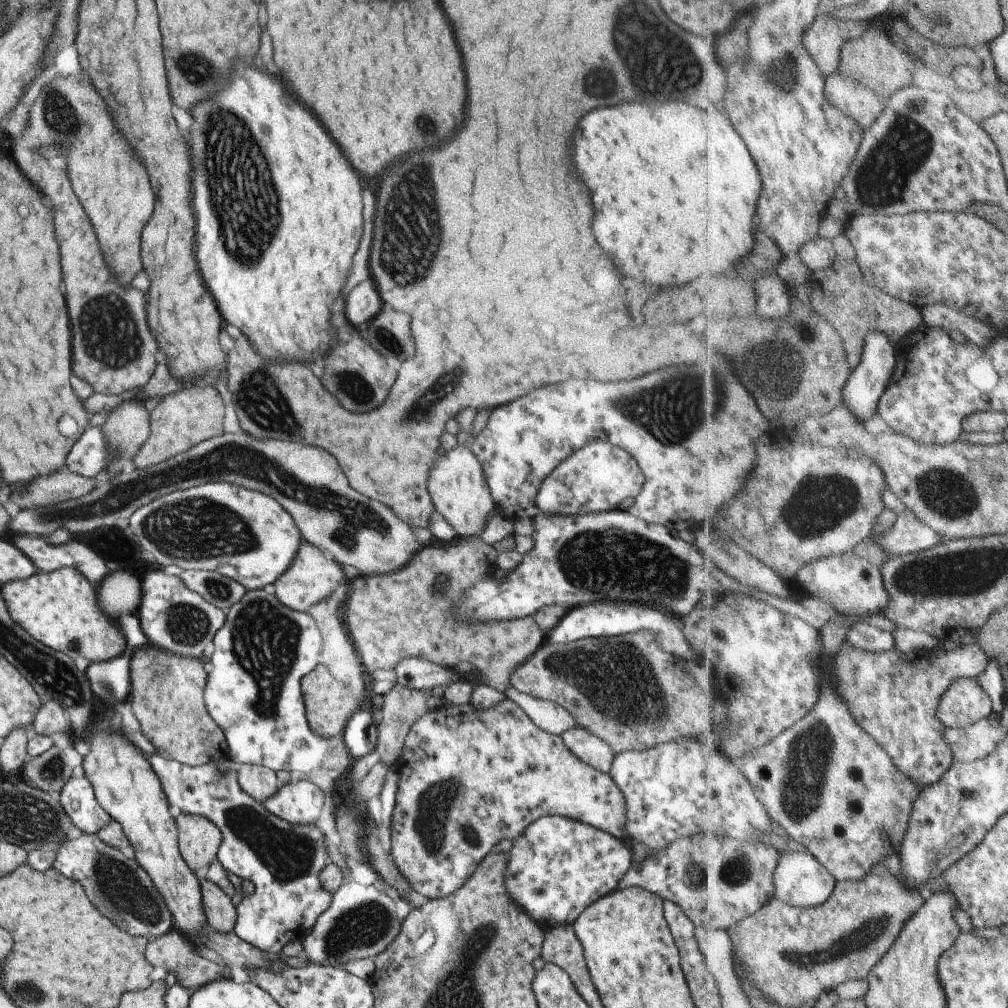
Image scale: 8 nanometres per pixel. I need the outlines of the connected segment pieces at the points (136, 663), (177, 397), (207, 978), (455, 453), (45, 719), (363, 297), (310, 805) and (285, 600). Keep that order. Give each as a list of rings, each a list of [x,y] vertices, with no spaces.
[[[148,644],[142,650],[136,650],[136,656],[132,658],[132,710],[138,718],[142,732],[152,742],[156,751],[167,758],[178,761],[186,766],[199,767],[220,758],[229,756],[229,744],[225,734],[212,720],[206,708],[204,689],[208,682],[208,674],[204,670],[203,659],[188,658],[156,648]]]
[[[192,383],[182,386],[176,392],[168,394],[161,400],[150,414],[150,434],[142,444],[138,454],[132,460],[136,469],[152,468],[156,464],[166,462],[188,452],[190,448],[206,442],[210,438],[223,433],[222,419],[224,418],[224,402],[215,387],[206,383]]]
[[[172,928],[166,934],[162,934],[153,940],[150,940],[146,945],[145,950],[146,960],[155,968],[156,966],[164,968],[167,972],[172,972],[176,976],[178,984],[190,988],[193,992],[196,988],[204,986],[204,984],[210,984],[210,982],[216,982],[216,980],[224,980],[229,978],[231,971],[226,964],[219,965],[216,962],[203,958],[199,955],[197,945],[184,936],[181,930]]]
[[[457,444],[452,450],[446,450],[446,454],[439,456],[432,464],[428,474],[428,492],[435,510],[454,528],[456,536],[464,540],[480,537],[490,520],[489,514],[497,508],[488,483],[484,480],[480,461],[472,454],[469,446],[462,444]]]
[[[56,700],[42,701],[40,708],[36,710],[32,731],[42,736],[52,736],[56,732],[67,730],[69,720],[66,710]]]
[[[372,280],[360,282],[344,298],[345,316],[354,326],[367,325],[381,311],[383,305]]]
[[[296,777],[286,786],[280,786],[278,792],[268,796],[262,804],[290,824],[317,824],[324,804],[324,791],[310,779]]]
[[[302,540],[300,548],[296,552],[296,558],[288,566],[288,570],[284,574],[280,574],[273,584],[276,587],[275,595],[284,606],[294,611],[308,613],[312,606],[330,598],[344,578],[343,567],[340,564],[318,547]]]

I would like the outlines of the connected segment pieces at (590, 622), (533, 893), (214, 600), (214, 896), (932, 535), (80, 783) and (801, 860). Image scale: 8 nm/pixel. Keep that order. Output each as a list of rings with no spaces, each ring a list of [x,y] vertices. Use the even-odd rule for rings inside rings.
[[[598,601],[568,609],[567,613],[560,619],[560,622],[552,630],[546,632],[546,640],[544,642],[566,644],[580,639],[618,636],[638,631],[652,632],[654,638],[658,640],[658,644],[666,652],[682,658],[692,666],[699,660],[696,652],[690,648],[690,642],[686,642],[686,638],[684,638],[678,623],[672,622],[665,615],[665,612],[658,608],[650,608],[650,606],[642,606],[642,604],[632,602]]]
[[[545,816],[512,842],[504,880],[510,900],[546,933],[552,926],[572,924],[592,902],[613,895],[631,861],[631,851],[615,836],[580,820]]]
[[[188,569],[180,576],[184,584],[196,594],[200,594],[204,600],[221,608],[225,613],[236,602],[240,602],[247,593],[244,585],[232,578],[221,575],[219,572]]]
[[[198,874],[198,876],[200,877],[200,892],[202,892],[202,904],[207,924],[210,924],[214,930],[218,930],[220,934],[233,932],[237,908],[232,904],[232,899],[224,894],[218,884],[214,884],[203,874]]]
[[[913,513],[900,516],[890,532],[884,536],[870,536],[892,555],[919,553],[939,547],[946,541],[942,534]]]
[[[86,776],[70,777],[68,782],[61,788],[58,800],[61,803],[61,810],[70,817],[70,820],[79,831],[86,834],[96,834],[108,822],[112,822],[110,815],[98,804],[94,788]]]
[[[786,850],[784,858],[780,860],[780,866],[775,874],[775,887],[777,897],[792,906],[802,908],[814,908],[827,903],[835,894],[839,881],[837,878],[814,856],[806,850]]]

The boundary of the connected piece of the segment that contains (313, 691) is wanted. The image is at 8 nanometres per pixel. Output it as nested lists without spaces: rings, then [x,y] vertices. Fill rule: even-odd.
[[[323,664],[302,678],[302,696],[305,702],[305,713],[308,726],[312,732],[324,738],[332,738],[343,733],[348,719],[356,710],[363,706],[360,700],[356,700],[350,688],[332,676],[330,670]]]

